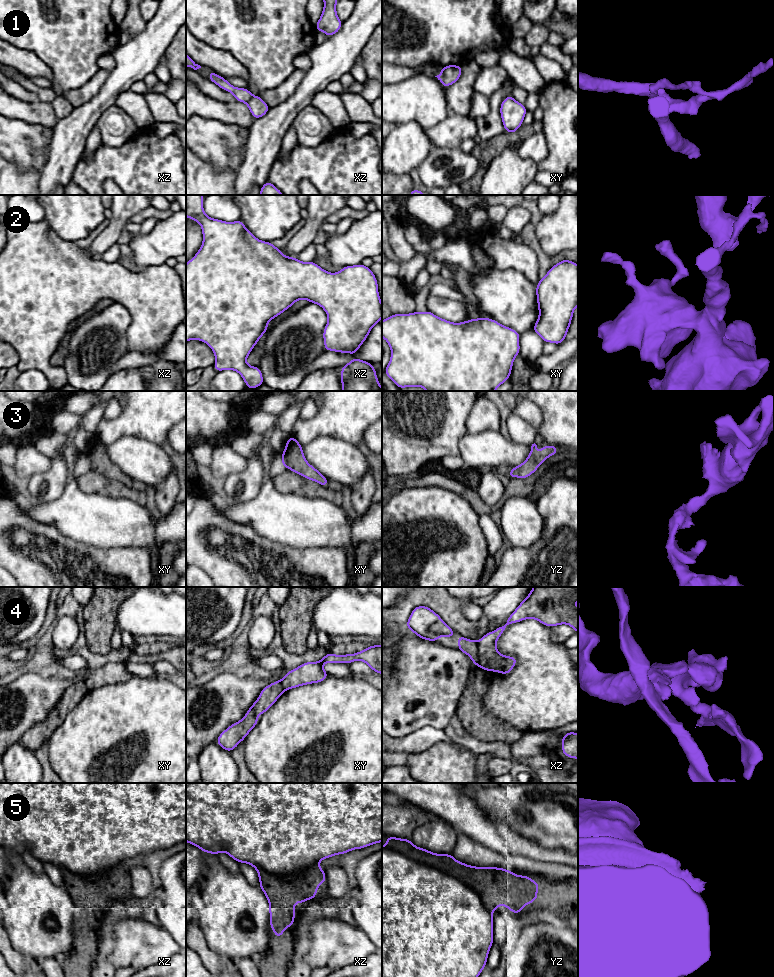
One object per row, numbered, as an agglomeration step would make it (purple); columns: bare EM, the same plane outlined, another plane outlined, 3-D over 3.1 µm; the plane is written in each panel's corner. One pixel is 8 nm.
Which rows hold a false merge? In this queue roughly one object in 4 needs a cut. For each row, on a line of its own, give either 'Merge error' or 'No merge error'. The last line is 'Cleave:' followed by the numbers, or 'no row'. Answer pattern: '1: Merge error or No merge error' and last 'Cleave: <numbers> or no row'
1: Merge error
2: No merge error
3: No merge error
4: Merge error
5: Merge error
Cleave: 1, 4, 5

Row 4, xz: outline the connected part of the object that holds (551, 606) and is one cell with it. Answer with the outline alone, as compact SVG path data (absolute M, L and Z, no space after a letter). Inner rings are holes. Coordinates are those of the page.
M533 587L525 600L508 617L506 623L478 640L479 667L507 675L517 663L517 658L501 655L496 642L512 623L536 619L541 624L555 627L567 624L578 633L578 587Z

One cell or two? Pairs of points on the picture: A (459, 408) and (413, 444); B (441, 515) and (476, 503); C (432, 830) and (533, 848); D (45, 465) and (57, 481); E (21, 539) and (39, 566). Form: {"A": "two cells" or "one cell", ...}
{"A": "one cell", "B": "two cells", "C": "two cells", "D": "two cells", "E": "one cell"}

